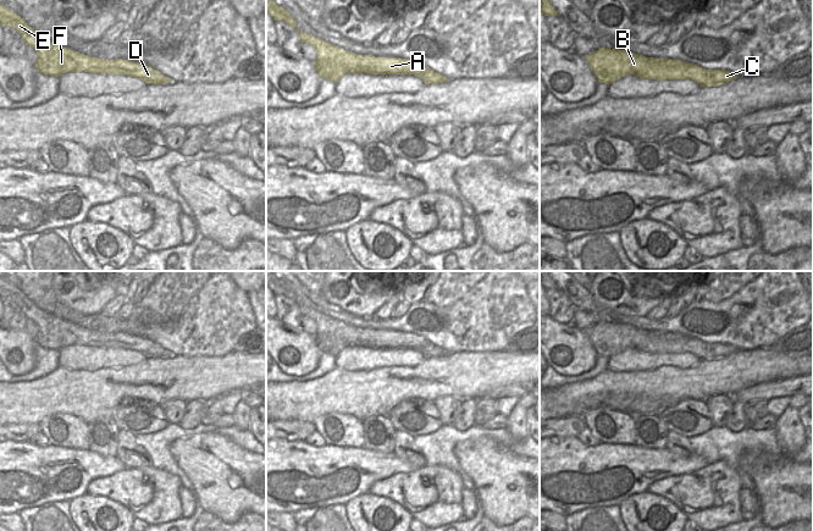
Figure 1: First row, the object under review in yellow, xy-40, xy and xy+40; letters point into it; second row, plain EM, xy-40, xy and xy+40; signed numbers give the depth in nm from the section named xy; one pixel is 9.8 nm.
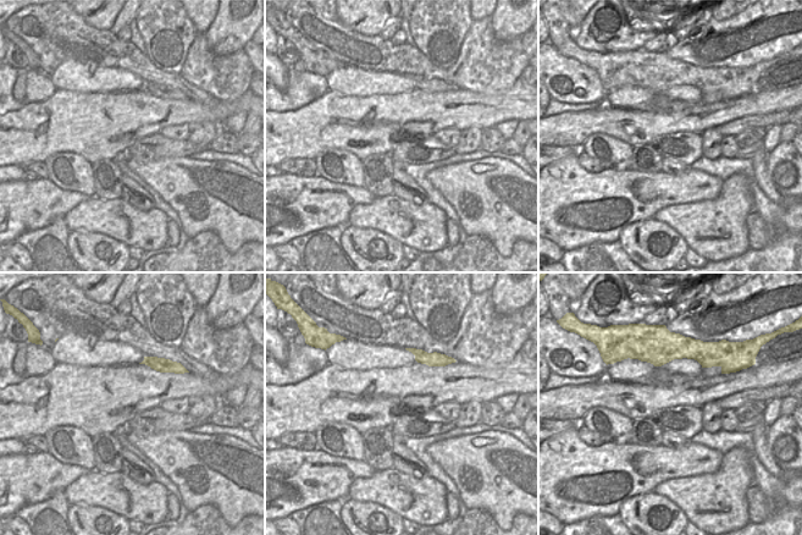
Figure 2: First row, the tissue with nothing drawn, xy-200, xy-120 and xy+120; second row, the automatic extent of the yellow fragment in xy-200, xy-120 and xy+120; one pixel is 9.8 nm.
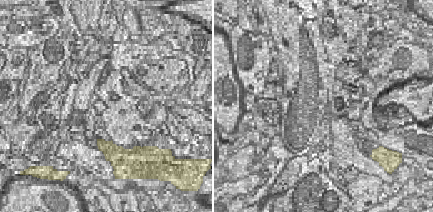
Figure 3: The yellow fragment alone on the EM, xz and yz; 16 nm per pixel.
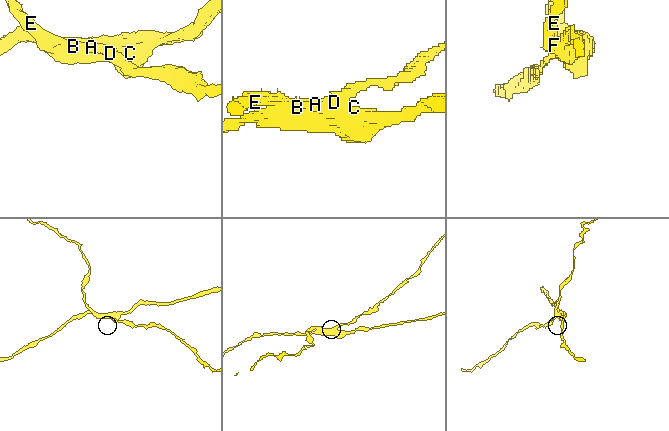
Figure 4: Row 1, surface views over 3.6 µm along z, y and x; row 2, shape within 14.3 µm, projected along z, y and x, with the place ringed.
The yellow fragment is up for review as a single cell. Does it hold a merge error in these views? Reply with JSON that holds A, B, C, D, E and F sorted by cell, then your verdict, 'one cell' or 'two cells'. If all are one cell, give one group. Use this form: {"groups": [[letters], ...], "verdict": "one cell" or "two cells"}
{"groups": [["A", "D", "E", "F"], ["B", "C"]], "verdict": "two cells"}

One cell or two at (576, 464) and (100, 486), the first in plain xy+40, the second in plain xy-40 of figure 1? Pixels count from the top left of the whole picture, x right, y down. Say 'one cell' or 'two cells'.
two cells

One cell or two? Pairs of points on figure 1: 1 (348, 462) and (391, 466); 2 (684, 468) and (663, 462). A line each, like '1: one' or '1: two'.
1: one
2: one

